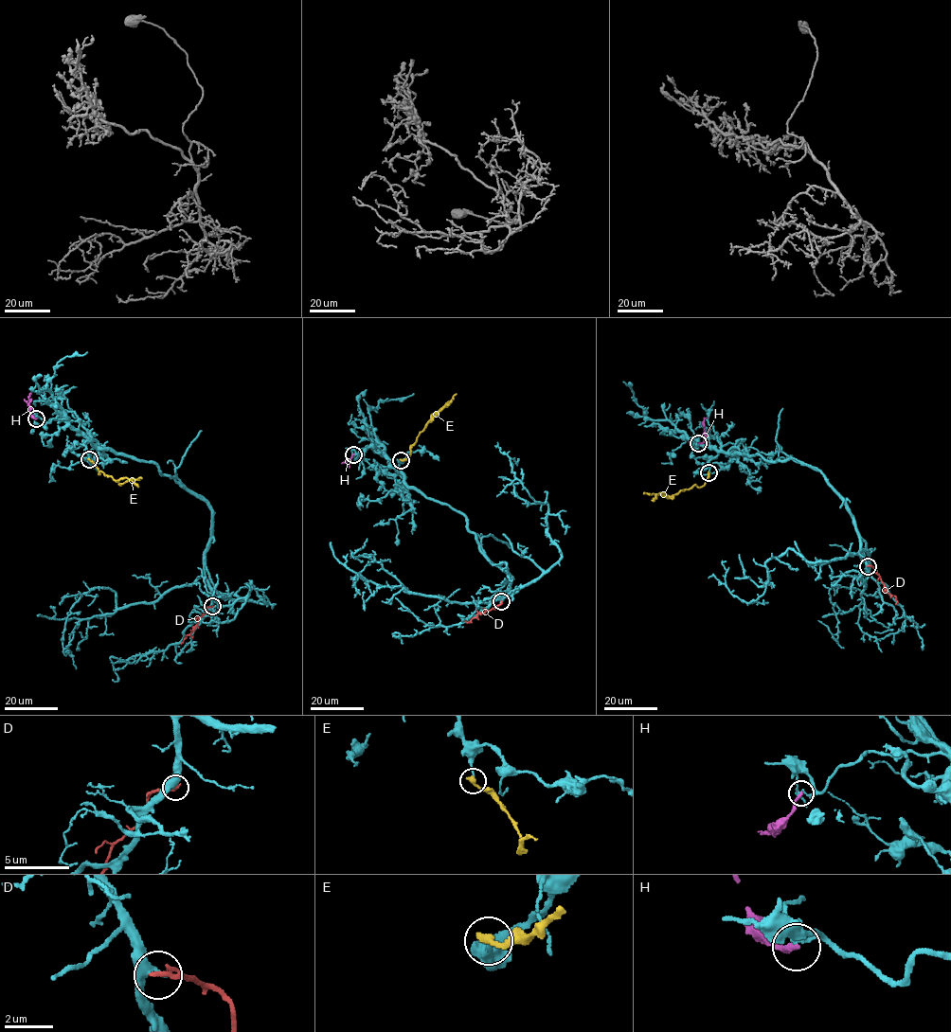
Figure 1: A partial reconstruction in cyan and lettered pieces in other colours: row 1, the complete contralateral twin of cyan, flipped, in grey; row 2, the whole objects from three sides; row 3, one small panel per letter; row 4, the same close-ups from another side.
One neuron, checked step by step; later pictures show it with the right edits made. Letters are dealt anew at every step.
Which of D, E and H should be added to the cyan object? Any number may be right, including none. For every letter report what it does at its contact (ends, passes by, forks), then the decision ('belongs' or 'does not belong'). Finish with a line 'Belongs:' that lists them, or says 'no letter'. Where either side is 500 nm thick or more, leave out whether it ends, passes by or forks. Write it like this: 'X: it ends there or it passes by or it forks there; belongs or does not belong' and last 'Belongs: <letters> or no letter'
D: it ends there; does not belong
E: it ends there; does not belong
H: it ends there; does not belong
Belongs: no letter

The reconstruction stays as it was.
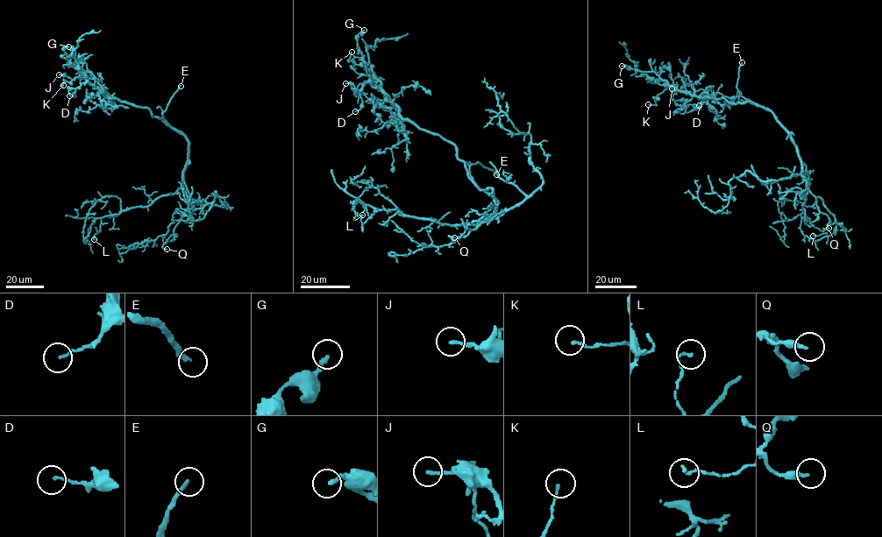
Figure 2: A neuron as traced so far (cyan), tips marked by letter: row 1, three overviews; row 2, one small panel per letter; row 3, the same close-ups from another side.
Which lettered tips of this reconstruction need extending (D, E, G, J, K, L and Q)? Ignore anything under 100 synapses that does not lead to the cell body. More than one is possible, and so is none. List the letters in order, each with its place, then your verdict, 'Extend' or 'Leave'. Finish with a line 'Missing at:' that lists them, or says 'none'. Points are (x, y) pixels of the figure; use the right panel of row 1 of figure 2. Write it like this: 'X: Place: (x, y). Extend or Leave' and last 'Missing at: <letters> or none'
D: Place: (699, 105). Leave
E: Place: (742, 62). Extend
G: Place: (622, 66). Leave
J: Place: (672, 88). Leave
K: Place: (648, 104). Leave
L: Place: (813, 236). Leave
Q: Place: (828, 228). Leave
Missing at: E

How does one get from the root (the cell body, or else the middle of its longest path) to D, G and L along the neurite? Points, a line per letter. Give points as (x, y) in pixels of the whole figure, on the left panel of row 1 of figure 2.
D: (188, 144), (148, 109), (110, 98), (87, 81), (69, 95)
G: (188, 144), (148, 109), (110, 98), (92, 85), (71, 63), (63, 49), (68, 46)
L: (188, 144), (188, 159), (180, 188), (174, 194), (157, 197), (147, 206), (131, 207), (103, 216), (94, 239)

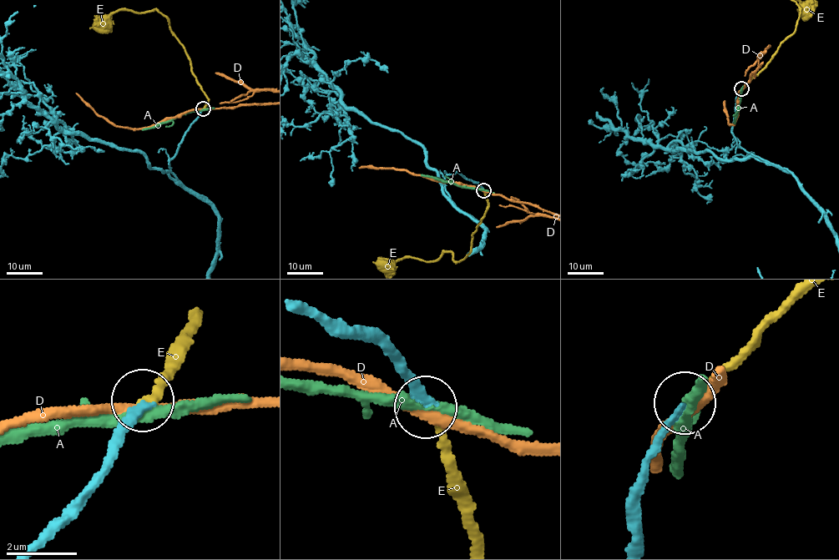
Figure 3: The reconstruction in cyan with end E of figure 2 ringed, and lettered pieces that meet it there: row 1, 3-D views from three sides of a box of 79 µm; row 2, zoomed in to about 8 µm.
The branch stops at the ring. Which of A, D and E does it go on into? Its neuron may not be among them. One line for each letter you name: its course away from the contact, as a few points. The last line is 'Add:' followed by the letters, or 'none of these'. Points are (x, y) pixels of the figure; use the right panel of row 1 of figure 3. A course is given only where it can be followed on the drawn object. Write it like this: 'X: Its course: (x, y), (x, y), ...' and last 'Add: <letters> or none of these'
Add: E

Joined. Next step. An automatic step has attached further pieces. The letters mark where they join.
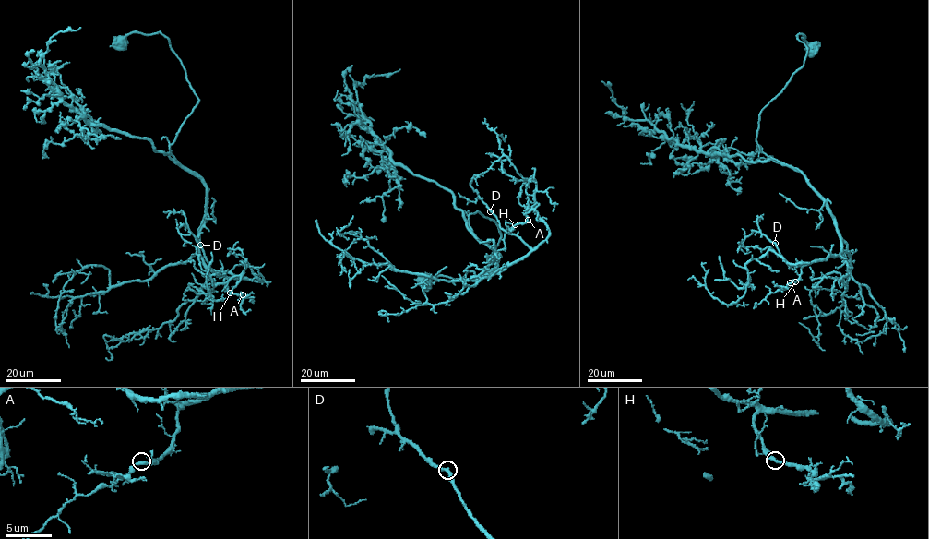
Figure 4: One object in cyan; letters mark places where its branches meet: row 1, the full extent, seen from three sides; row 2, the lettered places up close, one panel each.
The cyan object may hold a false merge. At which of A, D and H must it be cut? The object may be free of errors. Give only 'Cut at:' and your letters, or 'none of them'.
Cut at: none of them

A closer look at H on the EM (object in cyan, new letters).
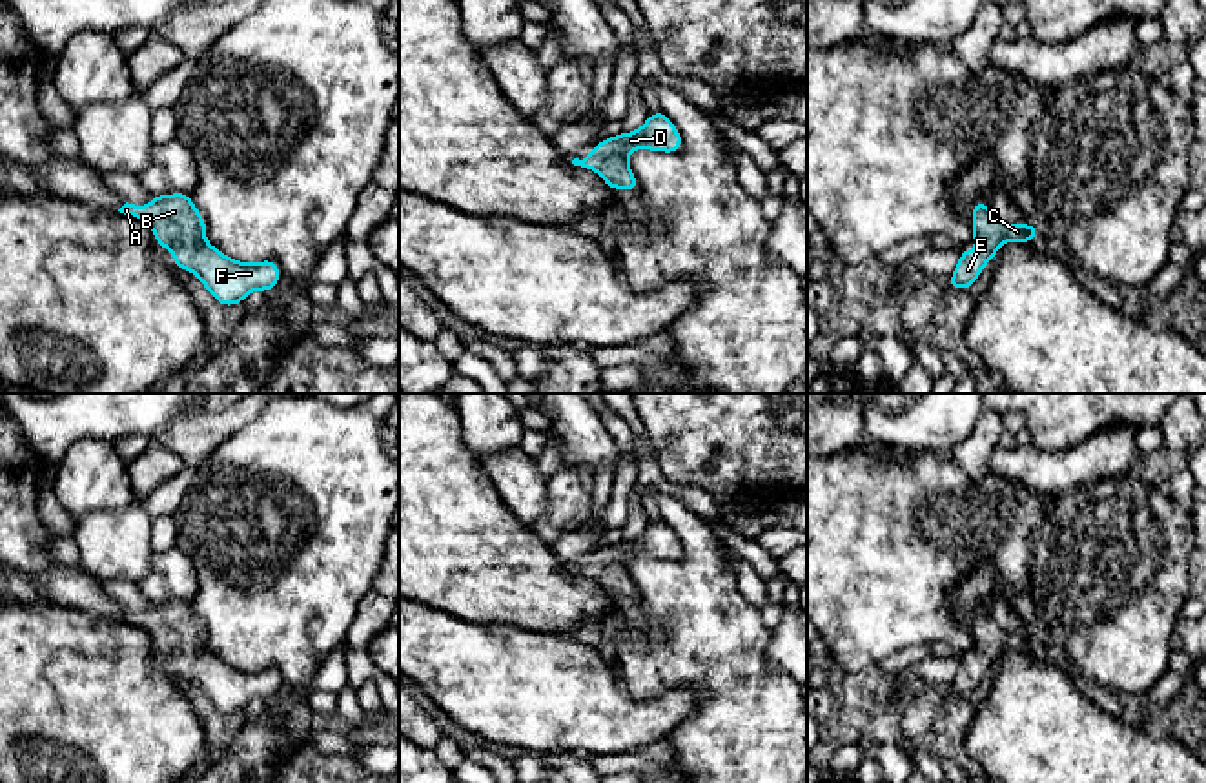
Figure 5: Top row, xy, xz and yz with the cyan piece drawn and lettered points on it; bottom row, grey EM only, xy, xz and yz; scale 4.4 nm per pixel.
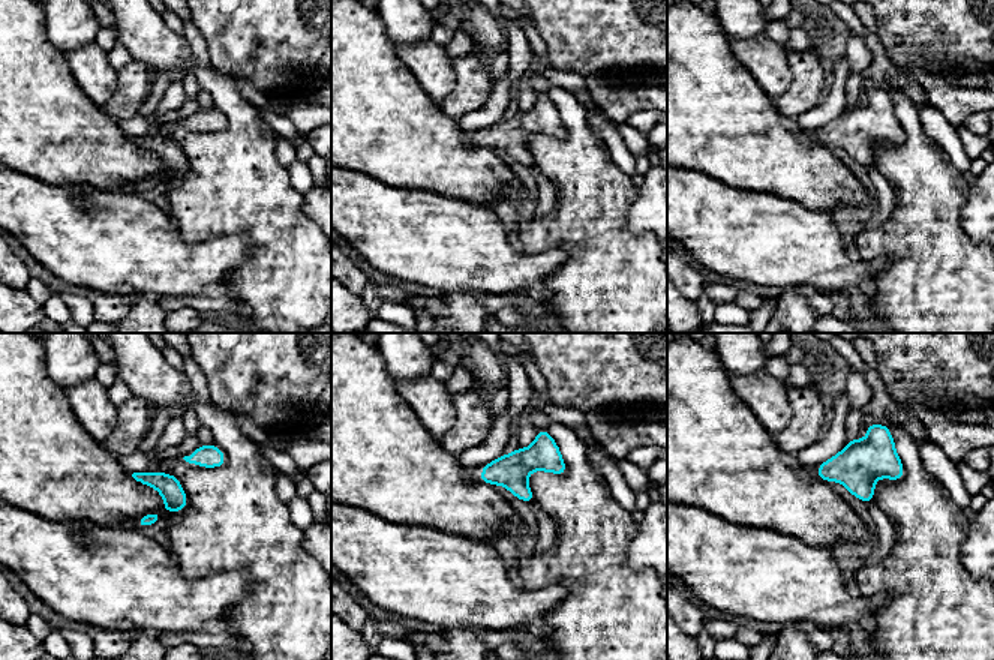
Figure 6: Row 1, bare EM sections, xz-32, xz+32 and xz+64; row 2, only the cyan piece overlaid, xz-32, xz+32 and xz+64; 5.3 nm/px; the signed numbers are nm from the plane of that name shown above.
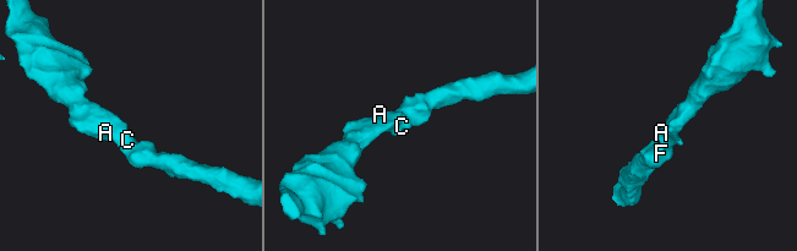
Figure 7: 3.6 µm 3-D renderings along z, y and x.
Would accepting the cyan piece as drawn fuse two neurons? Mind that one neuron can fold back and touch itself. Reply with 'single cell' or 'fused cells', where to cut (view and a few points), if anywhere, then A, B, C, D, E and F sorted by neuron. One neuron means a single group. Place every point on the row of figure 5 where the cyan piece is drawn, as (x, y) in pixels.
single cell | no cut | A B C D E F

